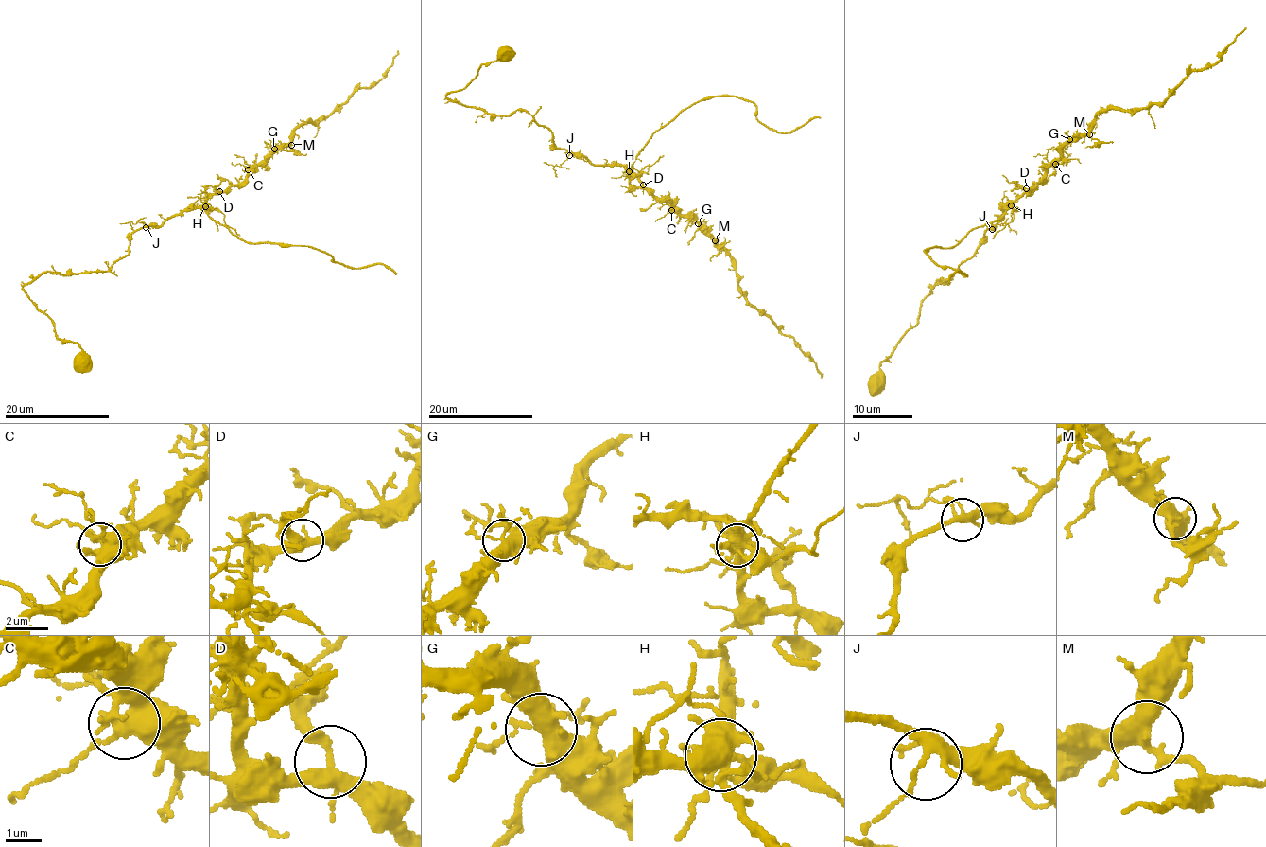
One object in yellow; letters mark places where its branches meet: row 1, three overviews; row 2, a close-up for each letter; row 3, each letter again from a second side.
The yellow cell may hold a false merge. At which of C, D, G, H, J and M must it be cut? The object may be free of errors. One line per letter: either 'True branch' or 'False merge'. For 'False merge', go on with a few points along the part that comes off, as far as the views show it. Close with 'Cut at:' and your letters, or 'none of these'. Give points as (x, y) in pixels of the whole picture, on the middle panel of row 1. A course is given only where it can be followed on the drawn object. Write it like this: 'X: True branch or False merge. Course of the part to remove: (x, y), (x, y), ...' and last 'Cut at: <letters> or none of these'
C: True branch
D: True branch
G: True branch
H: False merge. Course of the part to remove: (628, 172), (648, 139), (681, 112), (716, 96), (747, 100), (756, 108), (757, 119), (780, 132), (821, 118)
J: True branch
M: True branch
Cut at: H

